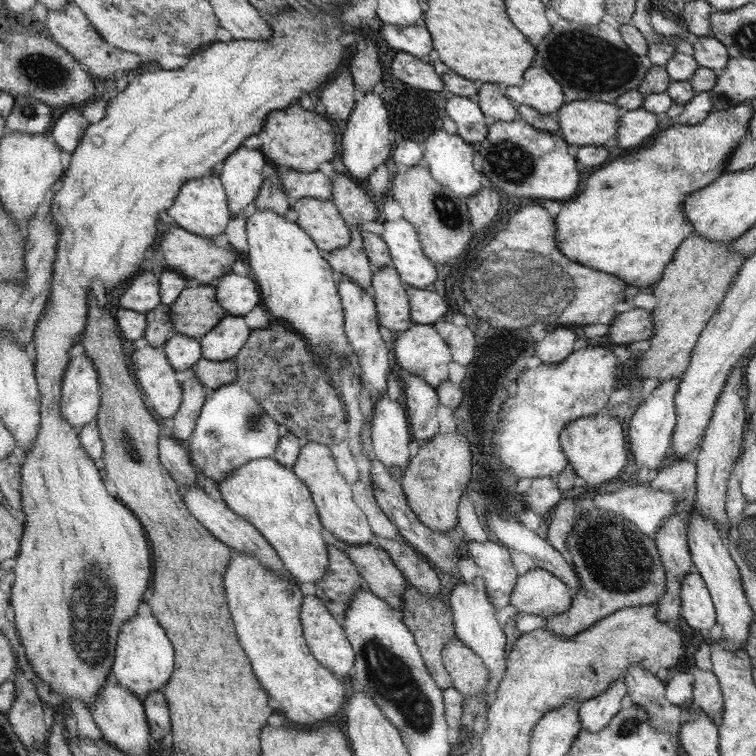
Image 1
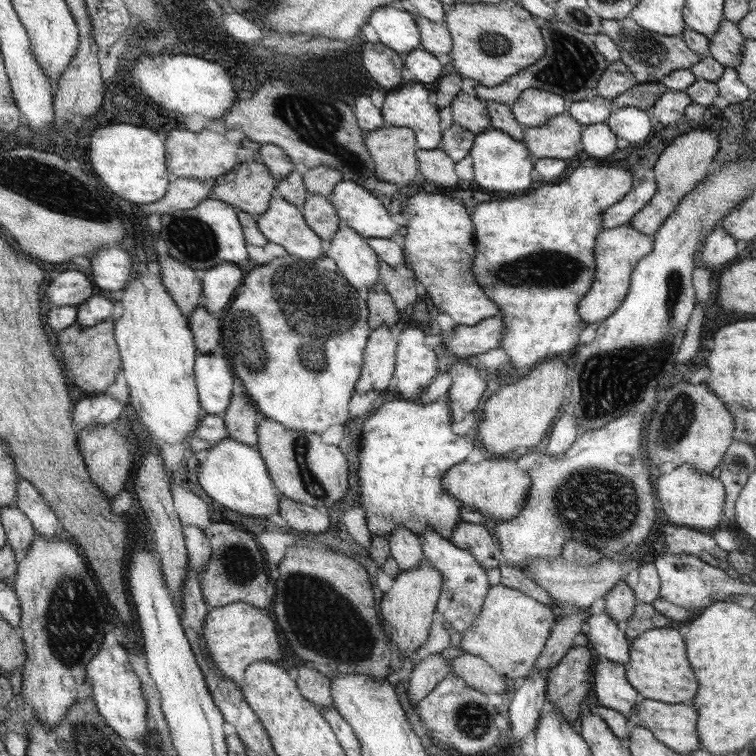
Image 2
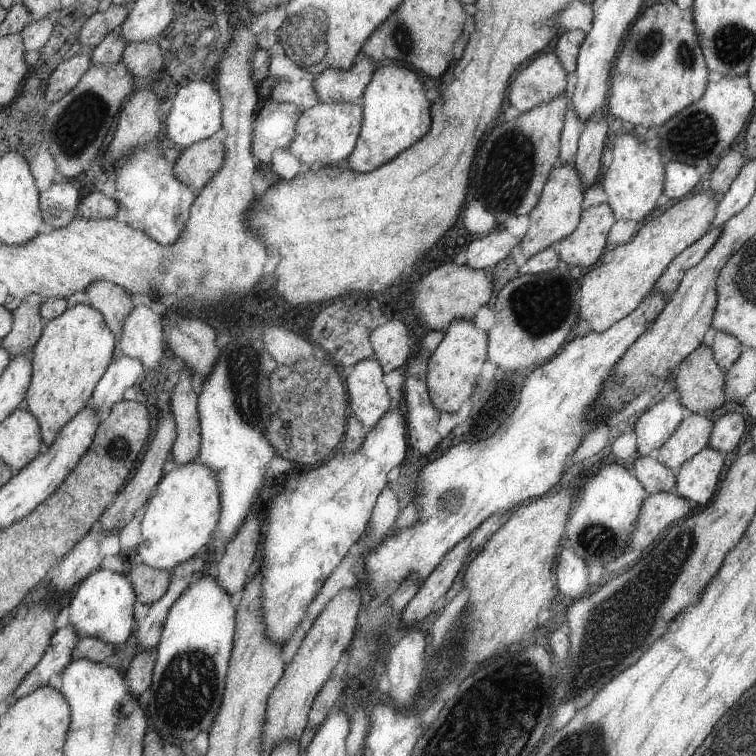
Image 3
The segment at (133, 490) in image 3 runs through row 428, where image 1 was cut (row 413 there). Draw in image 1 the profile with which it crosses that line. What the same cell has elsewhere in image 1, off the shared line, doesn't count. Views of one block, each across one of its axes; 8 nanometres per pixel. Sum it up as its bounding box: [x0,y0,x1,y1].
[132,345,183,419]

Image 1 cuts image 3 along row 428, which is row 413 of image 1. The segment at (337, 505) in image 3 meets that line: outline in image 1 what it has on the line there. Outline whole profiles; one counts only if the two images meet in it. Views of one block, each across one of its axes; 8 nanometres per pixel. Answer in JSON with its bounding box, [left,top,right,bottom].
[370,391,412,470]

